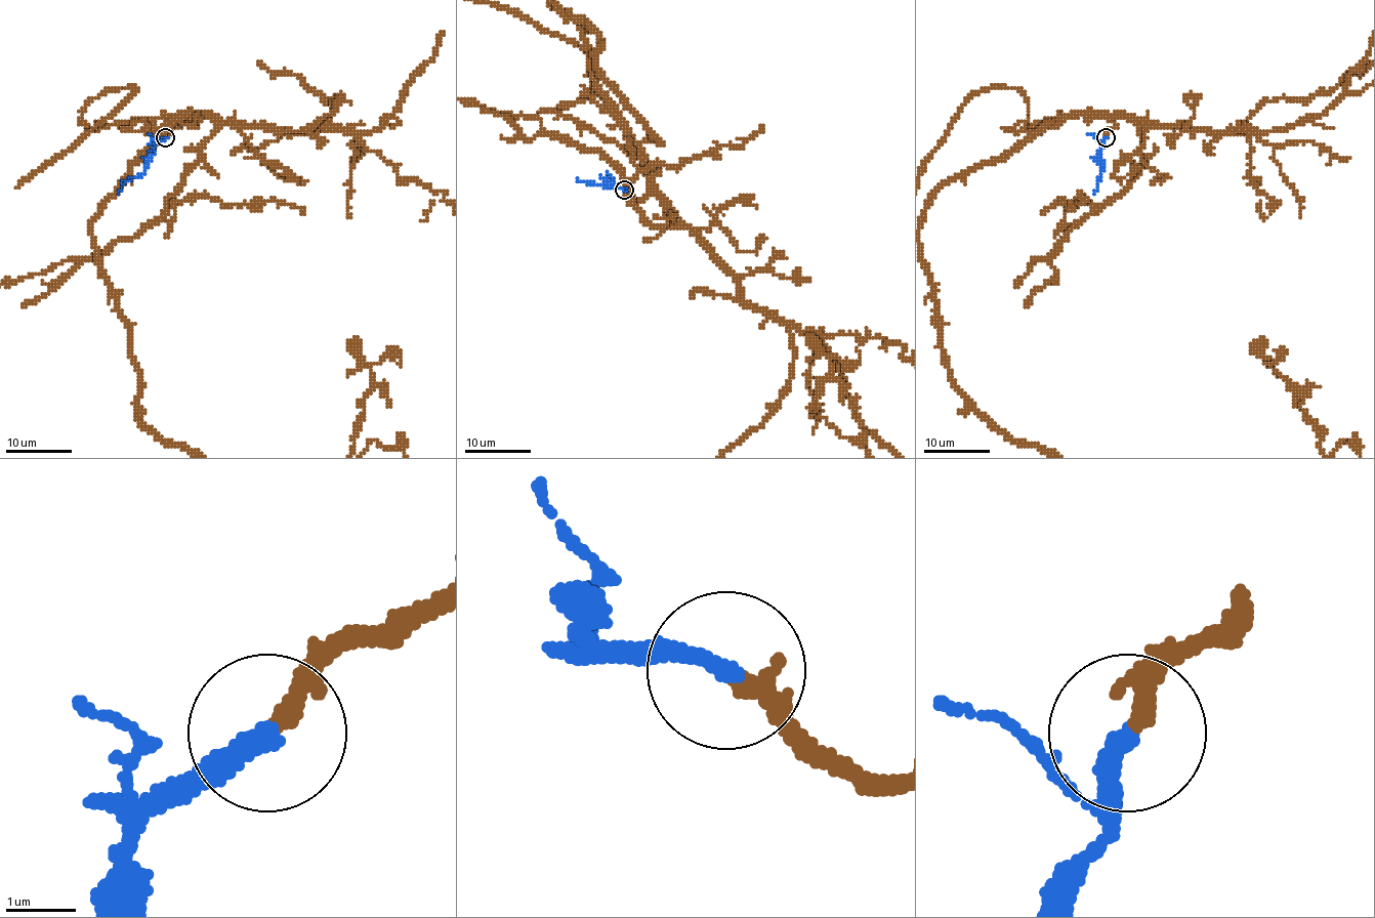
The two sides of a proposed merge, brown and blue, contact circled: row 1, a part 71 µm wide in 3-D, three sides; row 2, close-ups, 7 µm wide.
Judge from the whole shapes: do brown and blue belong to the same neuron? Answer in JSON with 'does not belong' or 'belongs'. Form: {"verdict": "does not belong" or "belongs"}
{"verdict": "belongs"}

